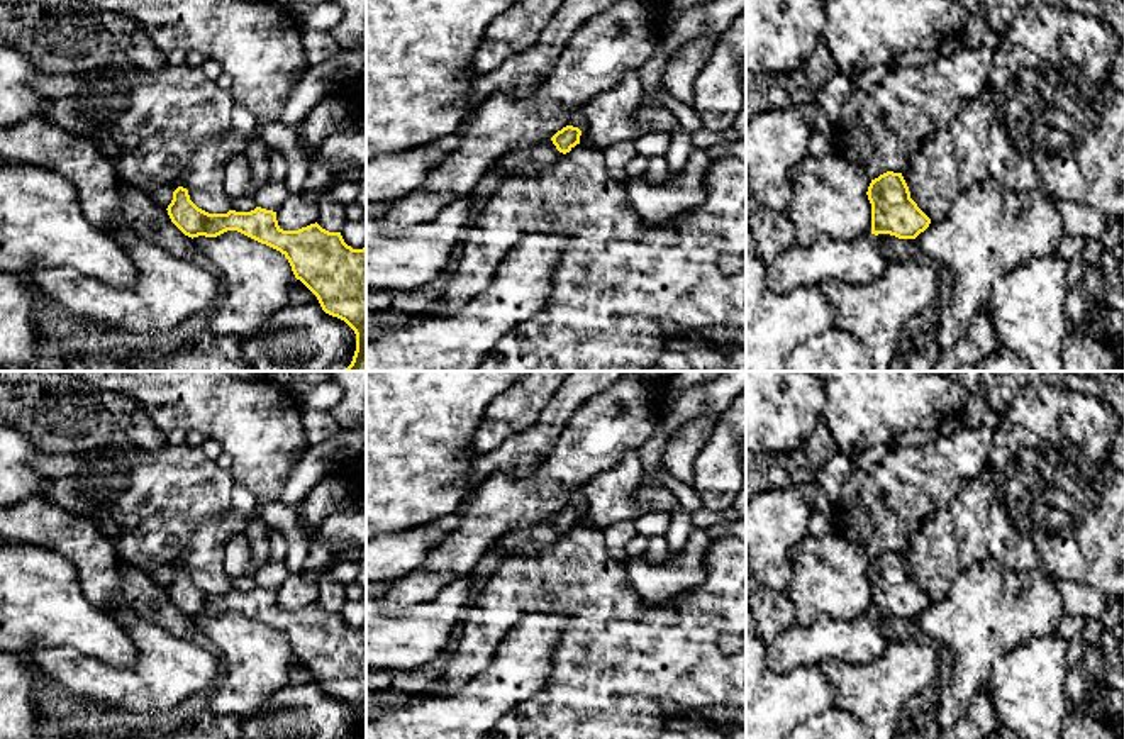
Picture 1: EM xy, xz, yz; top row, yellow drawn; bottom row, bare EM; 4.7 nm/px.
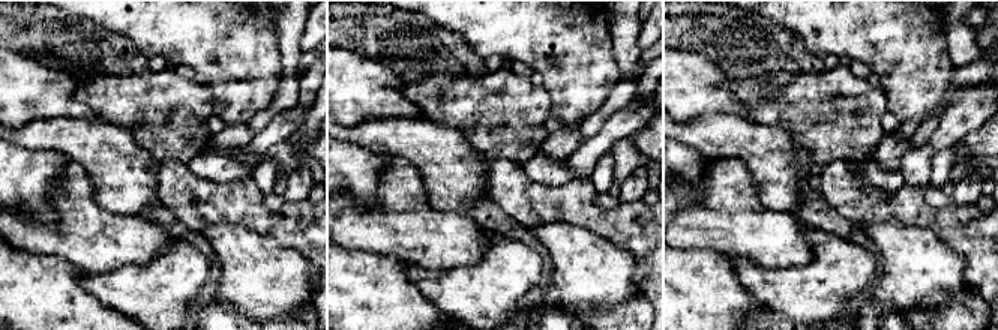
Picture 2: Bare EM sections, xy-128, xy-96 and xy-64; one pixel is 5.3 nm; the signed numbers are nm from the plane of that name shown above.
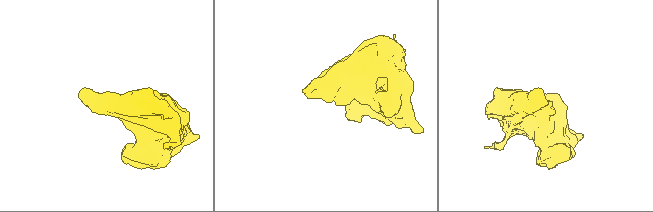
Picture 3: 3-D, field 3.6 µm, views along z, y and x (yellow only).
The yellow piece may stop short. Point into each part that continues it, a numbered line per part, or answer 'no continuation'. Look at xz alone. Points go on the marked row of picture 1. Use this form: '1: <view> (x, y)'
no continuation

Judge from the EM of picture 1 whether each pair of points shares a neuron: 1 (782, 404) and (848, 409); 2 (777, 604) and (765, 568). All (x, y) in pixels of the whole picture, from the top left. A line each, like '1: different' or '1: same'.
1: different
2: different

